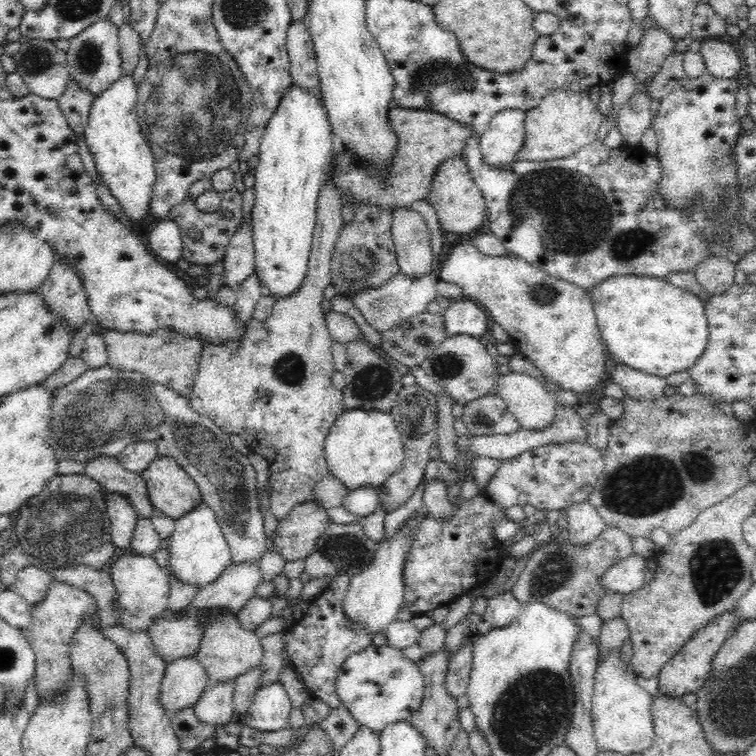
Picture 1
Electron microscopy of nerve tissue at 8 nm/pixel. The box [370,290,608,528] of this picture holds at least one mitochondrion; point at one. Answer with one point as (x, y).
(447, 366)

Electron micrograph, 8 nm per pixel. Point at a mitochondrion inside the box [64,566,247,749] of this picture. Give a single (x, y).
(221, 619)

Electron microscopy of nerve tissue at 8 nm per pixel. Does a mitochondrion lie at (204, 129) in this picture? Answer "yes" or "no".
yes

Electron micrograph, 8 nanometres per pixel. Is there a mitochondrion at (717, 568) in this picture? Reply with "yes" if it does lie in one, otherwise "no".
yes

